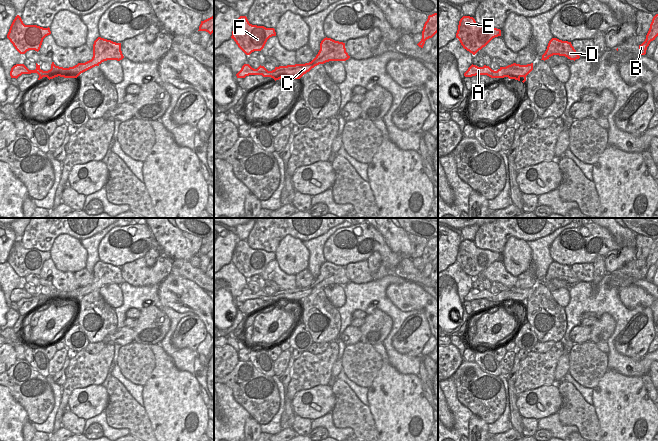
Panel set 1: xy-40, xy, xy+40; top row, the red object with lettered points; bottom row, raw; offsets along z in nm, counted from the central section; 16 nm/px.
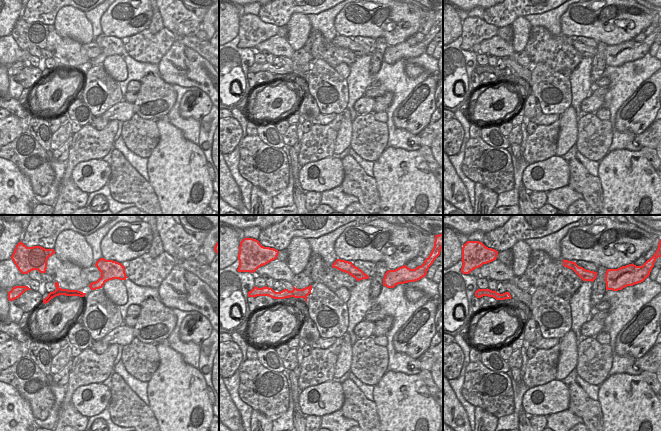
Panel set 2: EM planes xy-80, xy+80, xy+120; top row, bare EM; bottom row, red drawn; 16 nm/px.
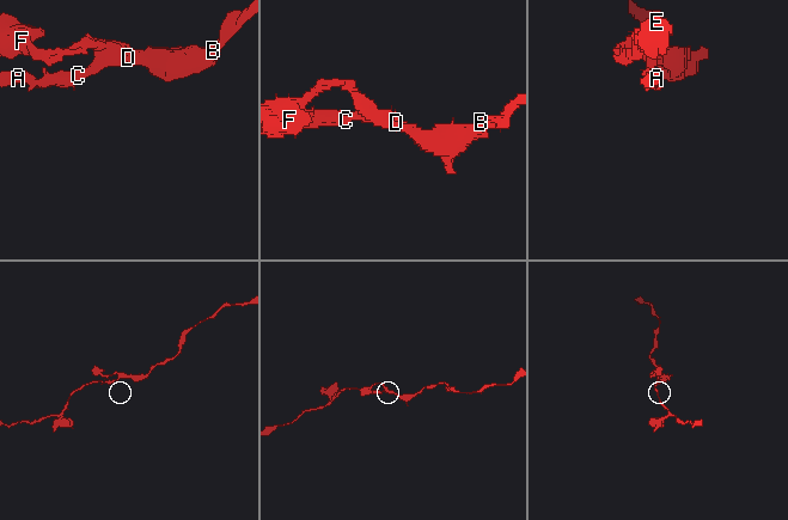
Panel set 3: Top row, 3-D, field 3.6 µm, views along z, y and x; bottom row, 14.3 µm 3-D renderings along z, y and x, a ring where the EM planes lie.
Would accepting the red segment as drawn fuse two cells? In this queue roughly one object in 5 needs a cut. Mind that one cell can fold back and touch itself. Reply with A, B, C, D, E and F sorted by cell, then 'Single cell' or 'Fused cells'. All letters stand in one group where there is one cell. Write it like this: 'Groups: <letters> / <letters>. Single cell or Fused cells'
Groups: A B C D E F. Single cell.

